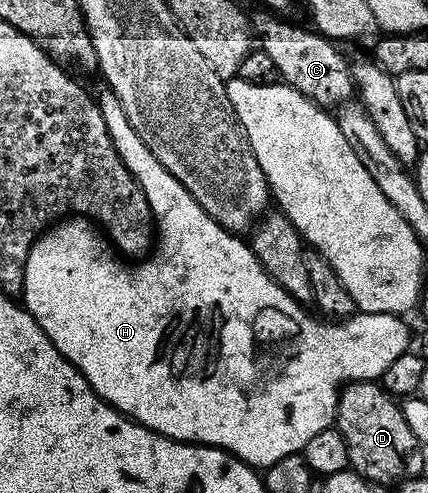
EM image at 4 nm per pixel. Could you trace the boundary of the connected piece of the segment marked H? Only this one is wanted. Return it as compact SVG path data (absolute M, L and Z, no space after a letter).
M103 90L102 93L97 93L96 99L98 109L104 114L108 134L116 146L116 154L120 154L124 166L133 174L148 198L150 214L156 225L156 247L149 258L143 259L141 262L134 262L138 264L125 264L120 257L114 256L113 250L109 248L111 245L108 243L107 237L89 219L70 218L65 222L55 223L53 227L43 232L30 247L28 262L24 266L24 286L20 293L21 303L26 311L32 314L32 318L36 318L40 330L44 330L44 334L48 334L52 346L56 346L56 350L60 350L60 354L68 363L80 369L82 377L90 383L94 393L114 407L117 412L138 421L145 428L151 428L152 431L164 434L173 440L182 440L186 444L207 444L213 448L222 448L255 470L265 470L268 466L272 466L272 462L280 462L280 458L288 458L288 454L302 452L308 446L309 440L316 438L316 434L320 434L320 430L331 427L335 423L338 393L343 385L355 380L377 381L388 370L388 366L392 366L392 362L396 362L396 358L400 358L400 354L404 354L411 347L410 332L406 329L405 322L402 321L405 319L401 315L358 312L339 319L337 322L331 322L329 319L319 318L313 311L307 310L269 276L264 270L264 266L260 266L256 254L241 235L221 228L195 202L192 194L188 194L188 190L184 190L184 186L180 182L176 182L176 178L172 178L172 174L168 174L168 170L164 170L164 166L160 166L160 162L156 162L156 158L152 158L148 146L144 146L144 142L140 142L140 134L136 134L136 130L132 130L132 122L128 122L124 110L120 106L120 98L116 98L114 92Z

